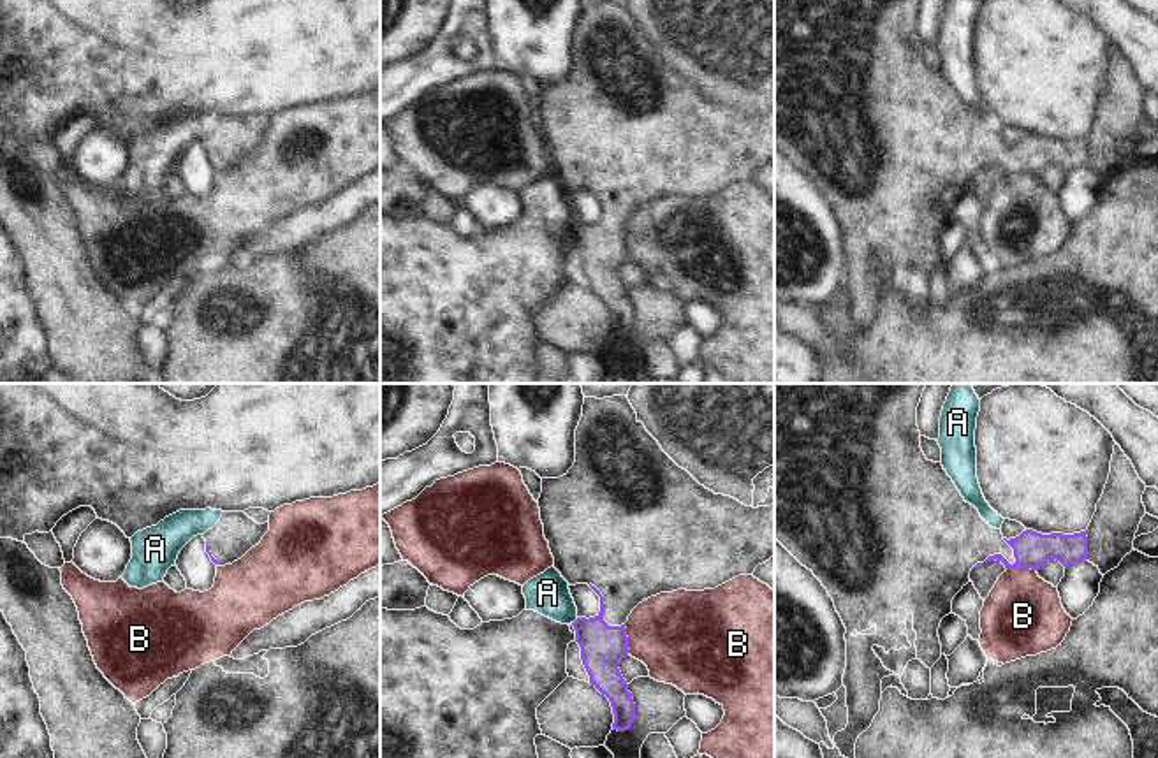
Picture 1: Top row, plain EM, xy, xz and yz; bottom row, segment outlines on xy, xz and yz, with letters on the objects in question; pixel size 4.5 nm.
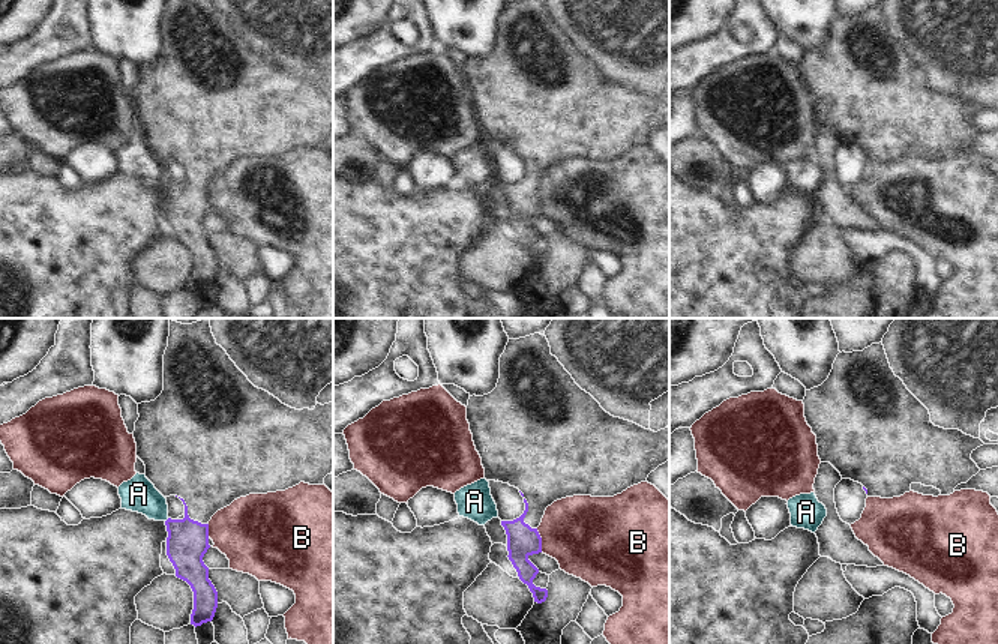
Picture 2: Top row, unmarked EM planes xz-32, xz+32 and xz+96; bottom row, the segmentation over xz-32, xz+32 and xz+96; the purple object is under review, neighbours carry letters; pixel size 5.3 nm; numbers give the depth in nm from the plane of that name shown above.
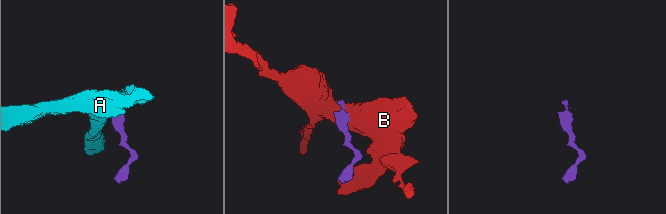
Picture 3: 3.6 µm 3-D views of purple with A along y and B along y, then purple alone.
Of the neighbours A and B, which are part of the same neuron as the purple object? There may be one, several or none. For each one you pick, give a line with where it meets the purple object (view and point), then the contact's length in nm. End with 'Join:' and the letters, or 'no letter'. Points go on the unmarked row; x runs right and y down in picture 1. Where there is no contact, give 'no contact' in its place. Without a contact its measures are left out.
Join: no letter

